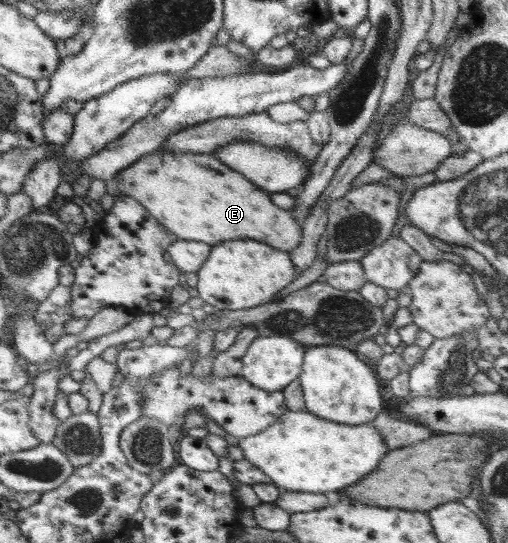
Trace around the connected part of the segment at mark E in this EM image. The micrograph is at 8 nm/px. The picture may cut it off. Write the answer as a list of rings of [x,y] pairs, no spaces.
[[[155,150],[150,154],[143,154],[135,163],[119,171],[115,178],[121,185],[123,195],[136,199],[161,225],[179,239],[213,246],[221,241],[249,237],[287,253],[299,247],[297,243],[302,238],[302,228],[294,214],[273,204],[267,193],[263,193],[259,187],[249,183],[241,173],[229,169],[227,165],[223,165],[209,154]]]

